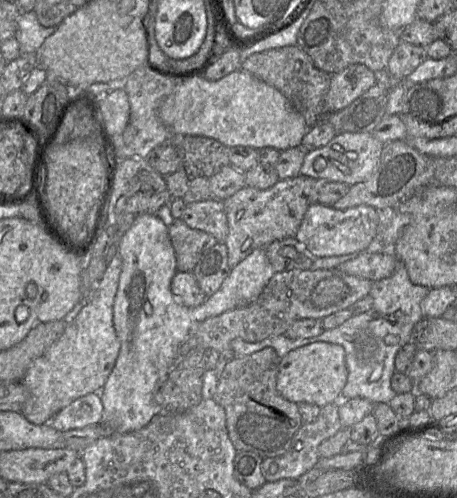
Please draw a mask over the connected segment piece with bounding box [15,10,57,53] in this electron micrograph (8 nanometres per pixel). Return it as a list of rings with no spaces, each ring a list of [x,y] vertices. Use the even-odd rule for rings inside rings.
[[[33,10],[18,17],[16,23],[15,38],[19,43],[21,53],[37,53],[45,39],[57,28],[42,26]]]

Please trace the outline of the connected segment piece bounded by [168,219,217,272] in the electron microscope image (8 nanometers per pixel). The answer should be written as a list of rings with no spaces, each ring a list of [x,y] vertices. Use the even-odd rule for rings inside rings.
[[[181,219],[173,221],[168,234],[179,272],[192,272],[202,254],[217,243],[212,235],[188,227]]]

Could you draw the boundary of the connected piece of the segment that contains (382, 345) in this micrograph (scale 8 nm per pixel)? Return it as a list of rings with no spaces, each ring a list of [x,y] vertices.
[[[398,262],[391,276],[373,282],[369,293],[373,298],[373,306],[365,313],[353,315],[341,325],[309,338],[291,339],[284,334],[270,336],[258,342],[235,338],[230,346],[235,357],[243,357],[271,347],[279,358],[282,358],[295,348],[317,341],[339,344],[345,350],[348,372],[347,382],[341,392],[341,400],[364,398],[374,404],[388,404],[397,395],[390,385],[391,377],[396,372],[395,356],[402,346],[410,342],[414,325],[423,318],[421,302],[428,292],[427,287],[413,284],[405,266]]]

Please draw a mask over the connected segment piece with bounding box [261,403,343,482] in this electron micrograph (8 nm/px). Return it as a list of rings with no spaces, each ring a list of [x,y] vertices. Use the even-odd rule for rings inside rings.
[[[330,403],[321,407],[317,419],[312,423],[303,423],[292,437],[290,447],[283,455],[262,459],[261,470],[266,482],[297,478],[313,469],[319,460],[317,452],[319,445],[341,429],[343,427],[338,414],[338,403]]]

